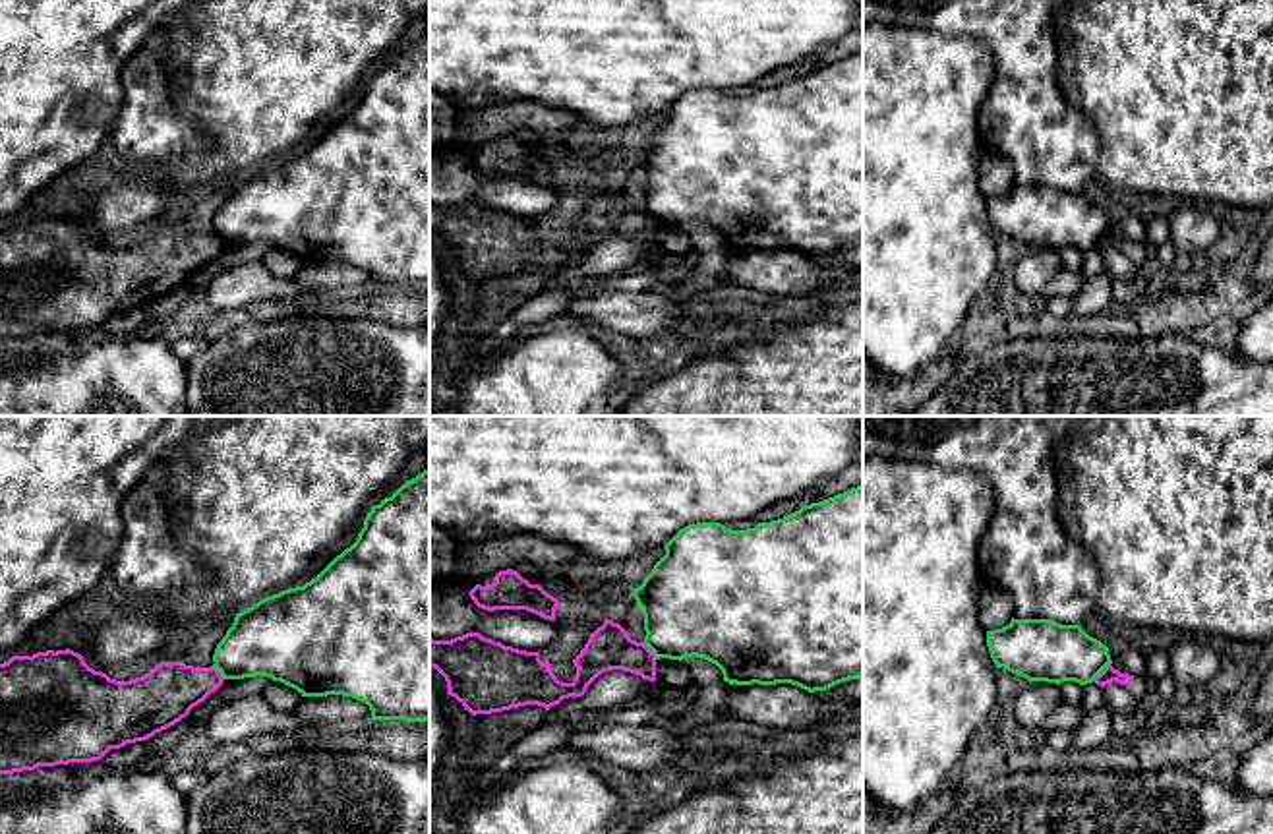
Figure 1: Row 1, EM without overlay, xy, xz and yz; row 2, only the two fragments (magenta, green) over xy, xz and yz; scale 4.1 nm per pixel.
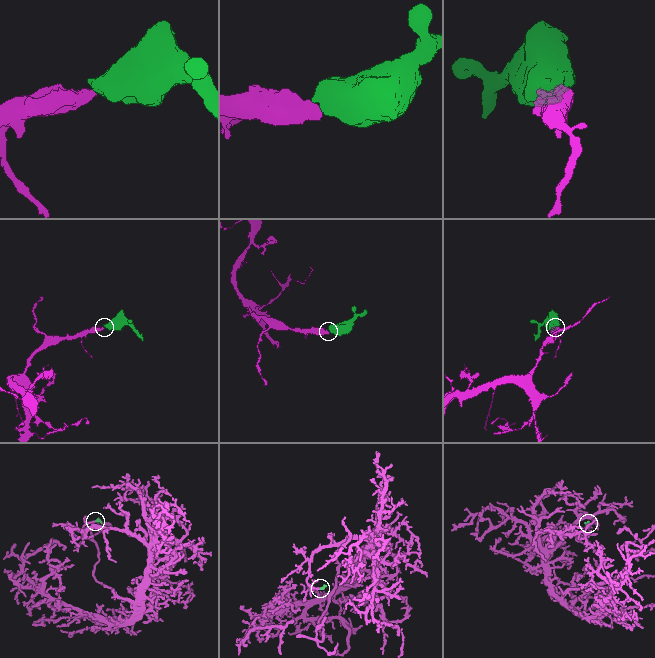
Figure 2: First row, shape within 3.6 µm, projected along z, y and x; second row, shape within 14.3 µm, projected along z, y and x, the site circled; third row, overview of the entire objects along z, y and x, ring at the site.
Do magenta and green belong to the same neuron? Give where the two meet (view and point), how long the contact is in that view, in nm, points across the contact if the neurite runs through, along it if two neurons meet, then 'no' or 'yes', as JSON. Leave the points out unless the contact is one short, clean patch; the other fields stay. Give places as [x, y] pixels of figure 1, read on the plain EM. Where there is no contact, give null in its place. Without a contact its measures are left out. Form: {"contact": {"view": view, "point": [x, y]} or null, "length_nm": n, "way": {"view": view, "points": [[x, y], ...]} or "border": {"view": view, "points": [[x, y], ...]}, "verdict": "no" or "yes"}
{"contact": {"view": "yz", "point": [1101, 238]}, "length_nm": 100, "border": {"view": "yz", "points": [[1109, 231], [1094, 246]]}, "verdict": "no"}

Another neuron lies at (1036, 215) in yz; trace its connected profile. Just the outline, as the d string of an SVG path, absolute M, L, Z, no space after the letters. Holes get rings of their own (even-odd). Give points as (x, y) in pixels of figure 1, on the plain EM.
M1014 186L987 197L987 213L996 234L1031 248L1060 252L1093 250L1112 230L1109 215L1089 203L1081 192L1060 192L1052 186Z

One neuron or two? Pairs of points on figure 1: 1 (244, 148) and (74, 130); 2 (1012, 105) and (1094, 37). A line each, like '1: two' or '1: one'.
1: two
2: two

